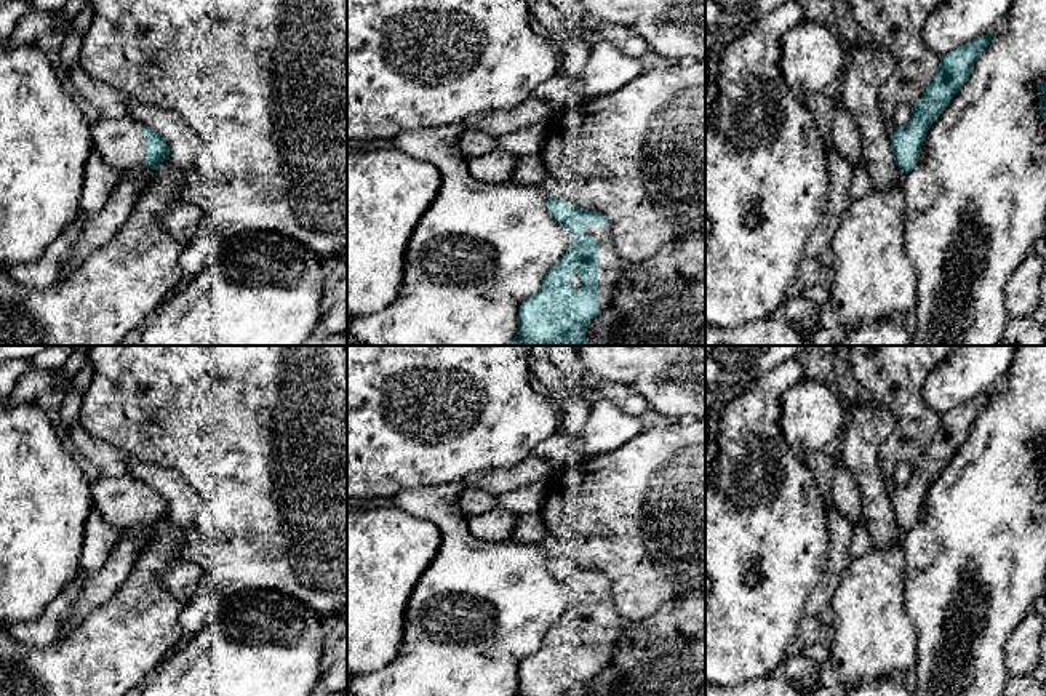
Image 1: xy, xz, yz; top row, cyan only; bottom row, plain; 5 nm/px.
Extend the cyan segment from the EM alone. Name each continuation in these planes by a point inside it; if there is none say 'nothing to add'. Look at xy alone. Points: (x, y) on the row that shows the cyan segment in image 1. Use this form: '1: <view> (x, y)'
1: xy (120, 143)

